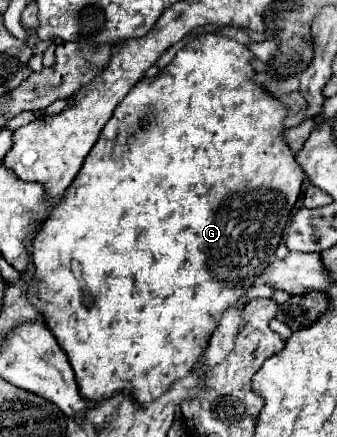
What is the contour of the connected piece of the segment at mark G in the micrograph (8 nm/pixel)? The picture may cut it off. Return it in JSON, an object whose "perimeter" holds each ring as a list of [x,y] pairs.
{"perimeter":[[[194,34],[192,40],[176,52],[174,60],[166,68],[162,68],[154,78],[140,80],[116,106],[112,118],[102,128],[98,142],[86,156],[76,180],[66,190],[60,204],[52,208],[50,216],[32,240],[32,262],[36,252],[36,270],[32,286],[28,288],[30,300],[44,314],[48,328],[66,350],[76,372],[80,392],[88,400],[100,402],[122,390],[132,394],[142,406],[148,406],[148,402],[162,396],[176,378],[182,378],[198,362],[212,330],[220,320],[220,314],[228,306],[236,304],[272,262],[272,256],[282,240],[284,226],[290,218],[290,210],[300,194],[304,170],[296,162],[296,154],[284,138],[284,118],[288,116],[288,108],[254,80],[254,58],[256,56],[248,50],[248,46],[236,42],[234,38],[222,34]]]}

